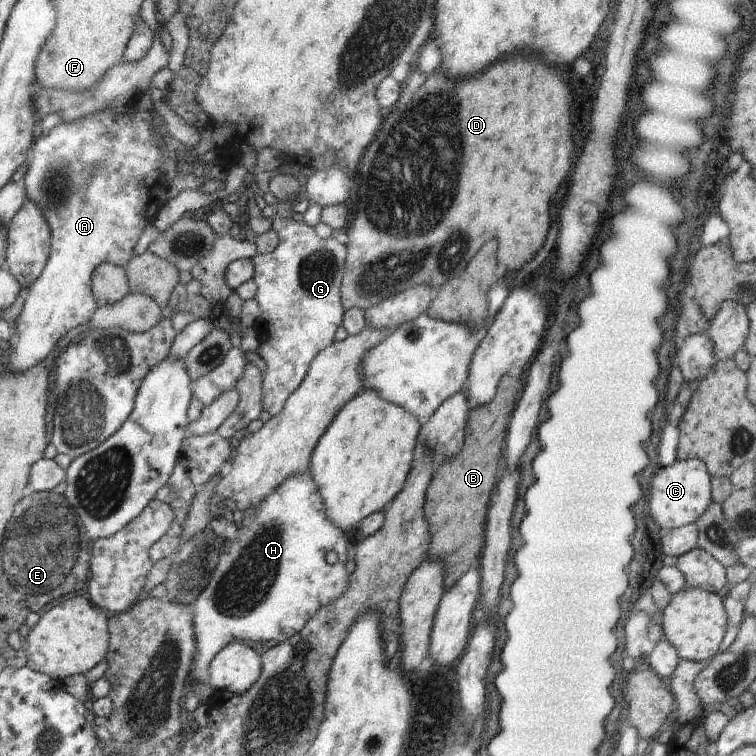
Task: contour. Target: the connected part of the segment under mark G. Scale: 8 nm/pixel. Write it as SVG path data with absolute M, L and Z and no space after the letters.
M274 217L271 229L278 234L279 244L272 252L251 258L254 265L253 280L258 286L255 299L261 310L252 328L259 336L257 350L260 358L266 362L266 370L261 371L265 417L280 414L287 398L302 384L313 358L334 342L334 333L342 324L345 313L341 303L341 282L347 257L346 245L337 241L335 235L323 239L316 235L314 227L304 222Z

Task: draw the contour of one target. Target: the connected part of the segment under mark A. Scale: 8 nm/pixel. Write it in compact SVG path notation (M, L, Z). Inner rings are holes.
M105 108L88 116L77 118L73 121L62 121L45 134L36 133L33 141L32 156L30 163L27 166L26 174L22 180L24 190L27 198L39 205L40 210L43 211L44 218L49 224L51 232L51 251L48 257L48 262L45 264L44 270L36 279L36 282L29 288L28 296L25 298L23 310L15 320L15 333L9 338L9 349L1 358L1 364L12 373L22 373L38 363L45 361L47 356L54 350L54 346L60 341L70 328L82 326L90 322L92 316L98 308L96 299L93 297L93 290L91 289L92 273L96 270L98 265L102 263L112 263L120 268L126 269L128 263L134 258L132 252L139 241L144 228L156 218L157 211L164 206L166 200L167 186L165 184L165 175L167 166L171 164L171 159L168 156L168 151L164 141L162 140L162 133L158 133L152 129L151 111L138 111L132 114L124 114L116 112L113 108Z

